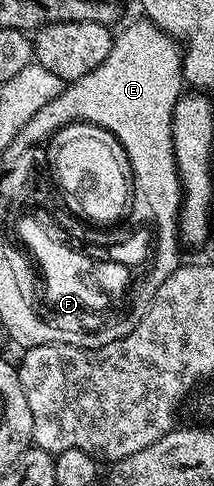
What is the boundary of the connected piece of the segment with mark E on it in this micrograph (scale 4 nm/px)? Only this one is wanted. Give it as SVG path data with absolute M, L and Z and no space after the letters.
M148 22L133 24L120 33L116 33L111 50L95 70L79 80L66 85L59 95L43 106L47 114L65 112L72 122L87 122L107 129L122 144L126 158L137 168L137 200L145 200L151 214L161 228L160 248L173 248L179 243L177 234L177 216L181 213L181 179L177 173L177 163L173 153L171 138L171 118L177 105L177 99L183 95L183 77L181 75L182 49L178 41L163 29Z

